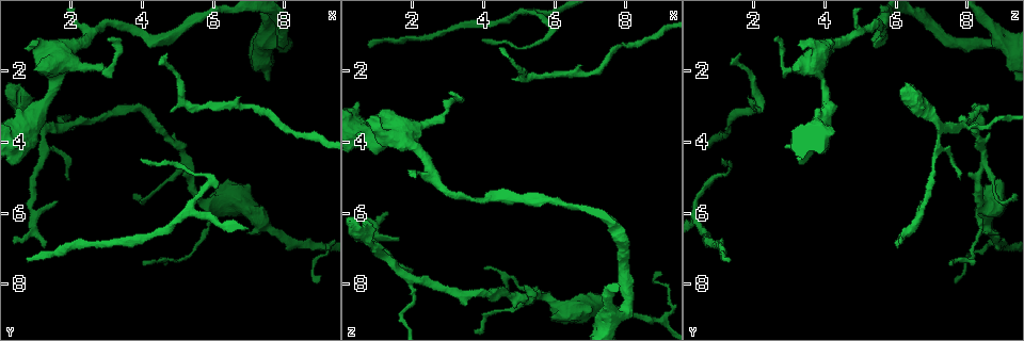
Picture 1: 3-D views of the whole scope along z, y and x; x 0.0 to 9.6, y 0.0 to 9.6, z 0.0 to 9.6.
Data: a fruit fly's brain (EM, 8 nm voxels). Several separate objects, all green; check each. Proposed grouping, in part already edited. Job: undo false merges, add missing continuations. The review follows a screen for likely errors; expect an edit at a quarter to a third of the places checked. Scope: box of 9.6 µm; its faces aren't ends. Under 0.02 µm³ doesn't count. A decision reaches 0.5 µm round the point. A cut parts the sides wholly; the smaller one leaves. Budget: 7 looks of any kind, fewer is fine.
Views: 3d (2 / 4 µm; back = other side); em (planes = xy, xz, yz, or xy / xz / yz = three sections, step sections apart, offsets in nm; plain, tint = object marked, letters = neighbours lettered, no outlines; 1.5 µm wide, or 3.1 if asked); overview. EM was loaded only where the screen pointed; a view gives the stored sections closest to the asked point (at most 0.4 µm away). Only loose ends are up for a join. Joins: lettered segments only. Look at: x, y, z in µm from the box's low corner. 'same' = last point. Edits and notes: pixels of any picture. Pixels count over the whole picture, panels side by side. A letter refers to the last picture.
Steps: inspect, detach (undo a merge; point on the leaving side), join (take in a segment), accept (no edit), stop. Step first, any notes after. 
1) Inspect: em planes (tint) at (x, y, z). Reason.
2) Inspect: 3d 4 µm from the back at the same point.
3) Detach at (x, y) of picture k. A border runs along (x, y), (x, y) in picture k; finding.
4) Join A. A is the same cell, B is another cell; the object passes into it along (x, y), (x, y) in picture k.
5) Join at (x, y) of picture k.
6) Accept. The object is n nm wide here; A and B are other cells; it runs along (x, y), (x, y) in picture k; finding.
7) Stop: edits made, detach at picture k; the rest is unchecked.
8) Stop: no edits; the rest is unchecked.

Inspect: 3d 4 µm at (4.00, 7.40, 7.55). Tapers out.

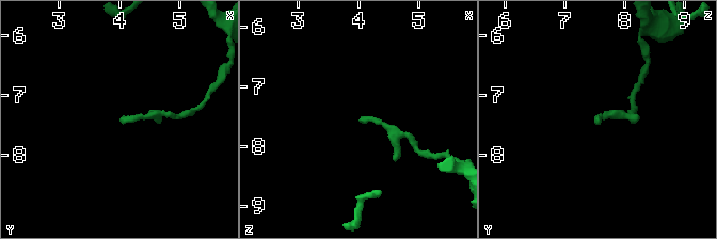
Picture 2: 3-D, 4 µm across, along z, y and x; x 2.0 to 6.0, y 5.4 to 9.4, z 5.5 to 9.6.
Inspect: em planes (letters) at (4.00, 7.35, 7.60). Need the tissue.

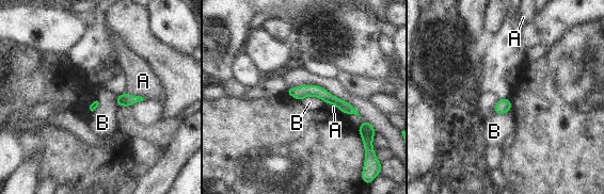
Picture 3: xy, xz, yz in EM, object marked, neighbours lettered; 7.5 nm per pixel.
Accept. A and B are other cells; none of them fits.

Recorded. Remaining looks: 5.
Inspect: 3d 2 µm at (5.75, 6.55, 8.35).

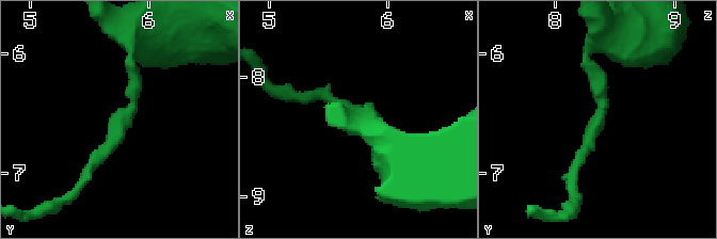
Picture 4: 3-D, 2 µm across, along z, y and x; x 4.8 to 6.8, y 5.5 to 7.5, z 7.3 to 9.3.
Inspect: em planes (tint) at (5.80, 6.52, 8.36).

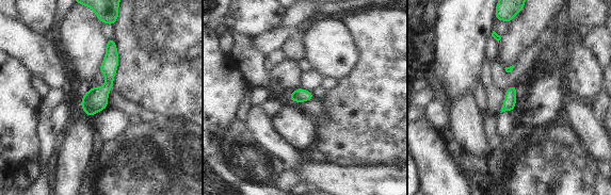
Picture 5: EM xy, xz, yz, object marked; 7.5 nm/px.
Inspect: em planes (letters) at the same point. What lies round it.

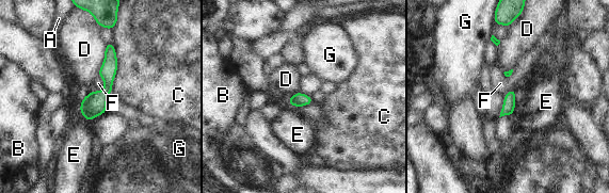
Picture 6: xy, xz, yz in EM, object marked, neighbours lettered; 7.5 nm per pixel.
Accept. A, B, C, D, E, F and G are other cells; it runs along (110, 46), (108, 89), (87, 117) in picture 6; all the same cell.

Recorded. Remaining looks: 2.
Stop: no edits; the rest is unchecked.

